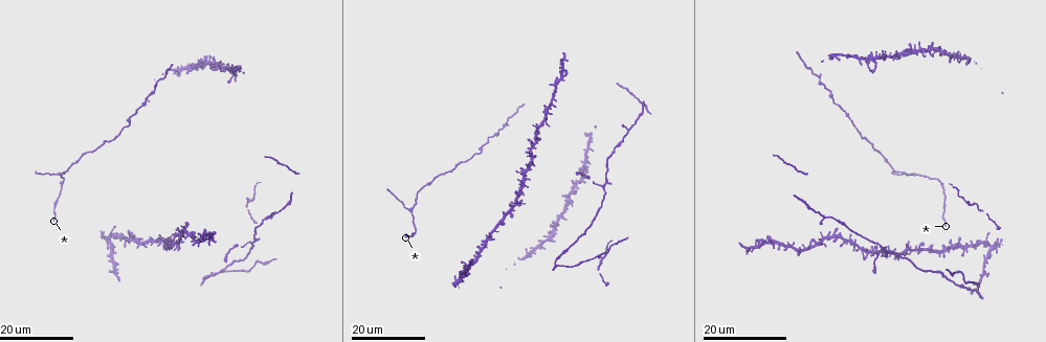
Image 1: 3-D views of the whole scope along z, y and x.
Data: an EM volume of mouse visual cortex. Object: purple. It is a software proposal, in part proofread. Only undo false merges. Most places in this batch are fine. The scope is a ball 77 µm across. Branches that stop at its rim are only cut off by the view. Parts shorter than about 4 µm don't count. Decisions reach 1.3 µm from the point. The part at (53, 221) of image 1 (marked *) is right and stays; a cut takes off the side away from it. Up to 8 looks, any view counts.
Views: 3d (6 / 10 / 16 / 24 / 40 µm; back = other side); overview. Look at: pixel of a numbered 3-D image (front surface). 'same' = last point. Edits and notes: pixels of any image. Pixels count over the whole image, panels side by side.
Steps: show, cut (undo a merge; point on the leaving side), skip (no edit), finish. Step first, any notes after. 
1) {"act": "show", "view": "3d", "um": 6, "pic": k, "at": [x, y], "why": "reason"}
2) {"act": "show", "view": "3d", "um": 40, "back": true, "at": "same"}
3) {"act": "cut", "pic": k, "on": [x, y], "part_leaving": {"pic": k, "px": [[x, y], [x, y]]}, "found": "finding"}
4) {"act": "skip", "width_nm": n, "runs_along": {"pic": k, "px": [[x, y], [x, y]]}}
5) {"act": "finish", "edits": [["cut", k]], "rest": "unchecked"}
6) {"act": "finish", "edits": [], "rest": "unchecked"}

{"act": "show", "view": "3d", "um": 24, "pic": 1, "at": [410, 208], "why": "three arms meet"}

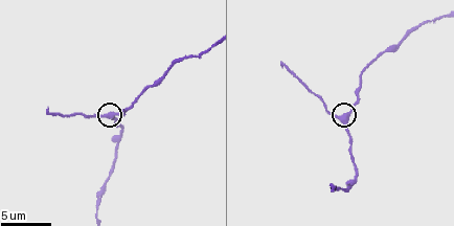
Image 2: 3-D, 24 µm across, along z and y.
{"act": "show", "view": "3d", "um": 10, "pic": 2, "at": [341, 119]}

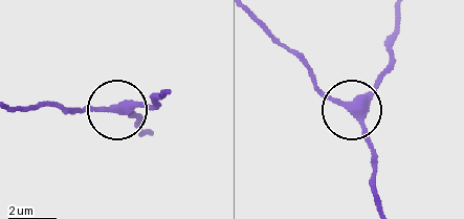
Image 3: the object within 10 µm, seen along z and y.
{"act": "skip", "side_arm_um": 9, "runs_along": {"pic": 3, "px": [[381, 209], [366, 130], [297, 60]]}, "found": "one cell here"}

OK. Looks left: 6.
{"act": "show", "view": "3d", "um": 24, "pic": 1, "at": [863, 248], "why": "three-way junction"}

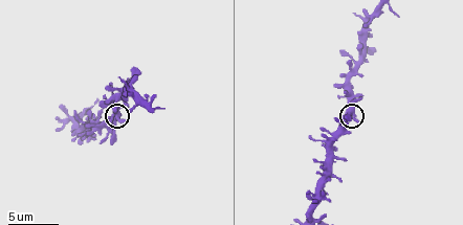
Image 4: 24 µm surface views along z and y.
{"act": "show", "view": "3d", "um": 6, "pic": 4, "at": [353, 114]}

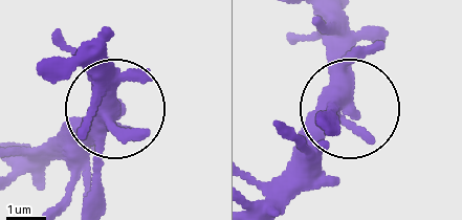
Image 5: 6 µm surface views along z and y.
{"act": "skip", "runs_along": {"pic": 5, "px": [[256, 205], [343, 105], [346, 28]]}, "found": "continuous, no second cell"}

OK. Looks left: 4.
{"act": "show", "view": "3d", "um": 24, "pic": 1, "at": [889, 253], "why": "branch point"}

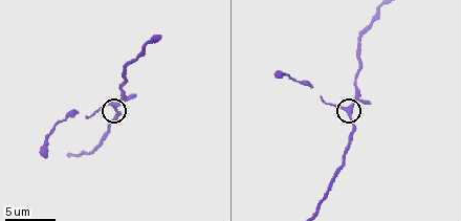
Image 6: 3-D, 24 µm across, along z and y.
{"act": "show", "view": "3d", "um": 6, "pic": 6, "at": [116, 105], "why": "closer look"}

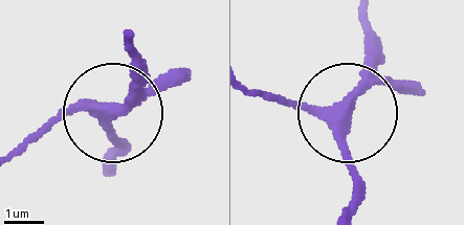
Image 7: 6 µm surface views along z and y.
{"act": "skip", "found": "continuous, no second cell"}

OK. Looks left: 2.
{"act": "show", "view": "3d", "um": 24, "pic": 1, "at": [599, 261], "why": "calibre changes"}

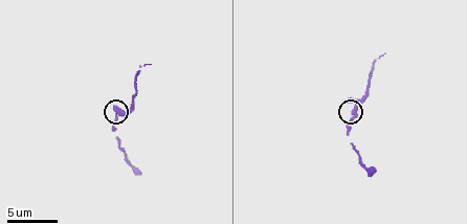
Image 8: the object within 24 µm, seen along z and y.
{"act": "show", "view": "3d", "um": 6, "pic": 8, "at": [352, 113], "why": "zoom in"}

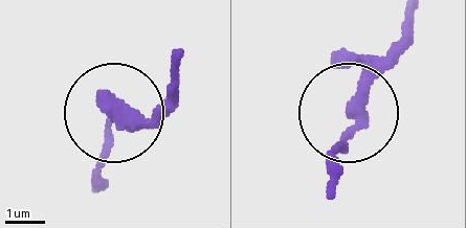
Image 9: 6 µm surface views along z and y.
{"act": "skip", "found": "all the same cell"}

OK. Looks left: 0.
{"act": "finish", "edits": [], "rest": "unchecked"}

